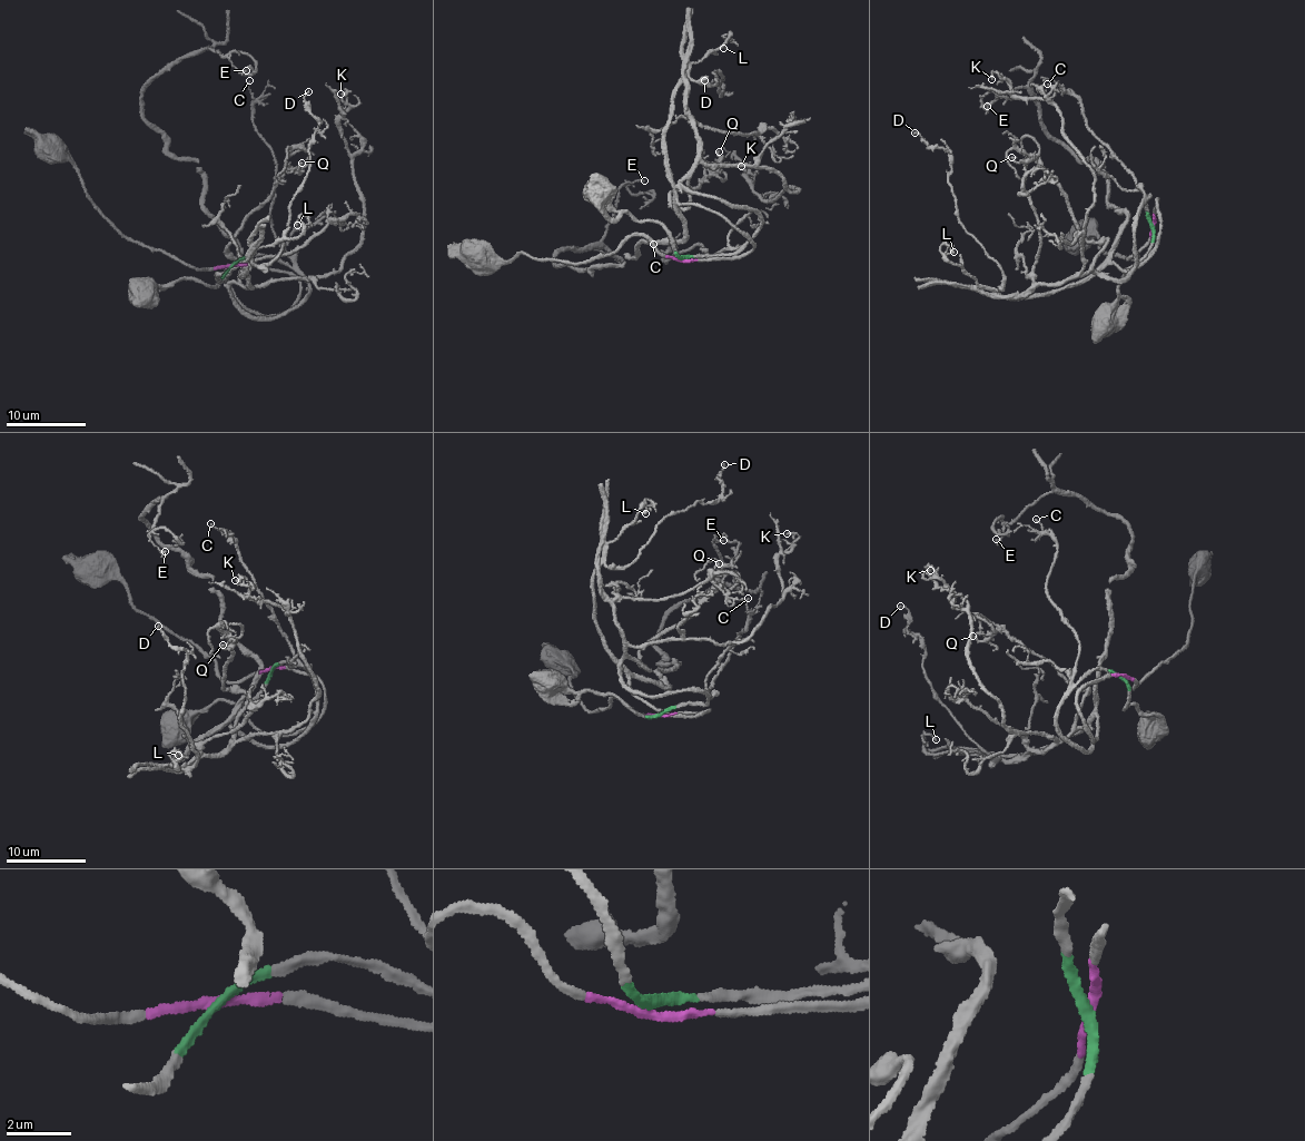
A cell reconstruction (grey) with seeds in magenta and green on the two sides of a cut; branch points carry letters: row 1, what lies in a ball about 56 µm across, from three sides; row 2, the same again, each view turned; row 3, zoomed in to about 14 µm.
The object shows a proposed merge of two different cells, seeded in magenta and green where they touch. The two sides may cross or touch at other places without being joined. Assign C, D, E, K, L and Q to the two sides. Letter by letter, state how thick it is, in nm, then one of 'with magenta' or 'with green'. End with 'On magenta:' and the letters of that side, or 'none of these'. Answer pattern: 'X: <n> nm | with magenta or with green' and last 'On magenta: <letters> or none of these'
C: 150 nm | with green
D: 140 nm | with magenta
E: 200 nm | with magenta
K: 180 nm | with green
L: 200 nm | with magenta
Q: 220 nm | with green
On magenta: D, E, L

